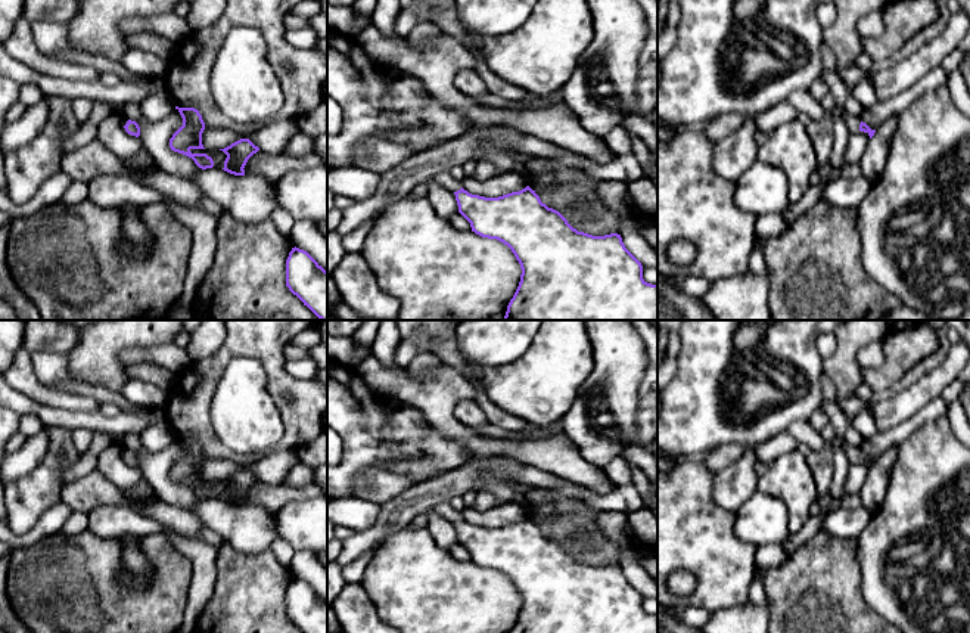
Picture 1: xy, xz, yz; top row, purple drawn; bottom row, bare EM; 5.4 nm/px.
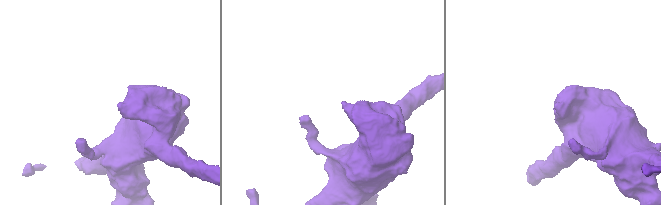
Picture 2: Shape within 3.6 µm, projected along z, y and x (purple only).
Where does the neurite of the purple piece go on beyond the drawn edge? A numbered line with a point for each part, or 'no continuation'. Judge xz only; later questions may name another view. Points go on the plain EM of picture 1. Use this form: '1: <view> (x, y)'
1: xz (444, 509)

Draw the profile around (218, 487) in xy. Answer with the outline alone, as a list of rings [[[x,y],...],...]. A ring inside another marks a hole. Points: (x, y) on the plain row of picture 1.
[[[190,480],[192,484],[206,484],[212,488],[215,499],[224,499],[224,491],[227,485],[220,480]]]

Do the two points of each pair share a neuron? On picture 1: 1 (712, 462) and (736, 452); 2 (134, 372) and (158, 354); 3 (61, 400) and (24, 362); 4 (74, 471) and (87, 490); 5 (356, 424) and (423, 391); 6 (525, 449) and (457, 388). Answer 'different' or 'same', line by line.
1: same
2: different
3: same
4: different
5: different
6: same

